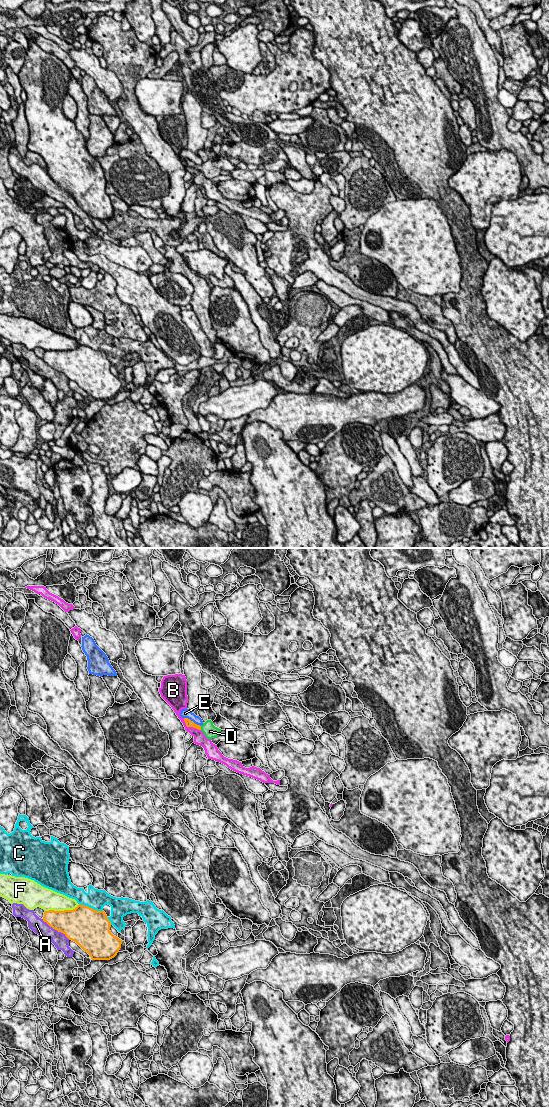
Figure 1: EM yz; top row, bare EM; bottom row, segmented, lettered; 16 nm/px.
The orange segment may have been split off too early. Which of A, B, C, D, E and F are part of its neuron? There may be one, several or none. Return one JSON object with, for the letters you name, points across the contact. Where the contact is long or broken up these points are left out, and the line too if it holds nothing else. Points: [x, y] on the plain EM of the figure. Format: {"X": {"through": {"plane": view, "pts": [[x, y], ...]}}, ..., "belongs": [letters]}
{"D": {"through": {"plane": "yz", "pts": [[189, 163], [200, 168], [207, 168], [210, 171]]}}, "belongs": ["D"]}

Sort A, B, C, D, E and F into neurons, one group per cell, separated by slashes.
A / B / C / D / E / F

